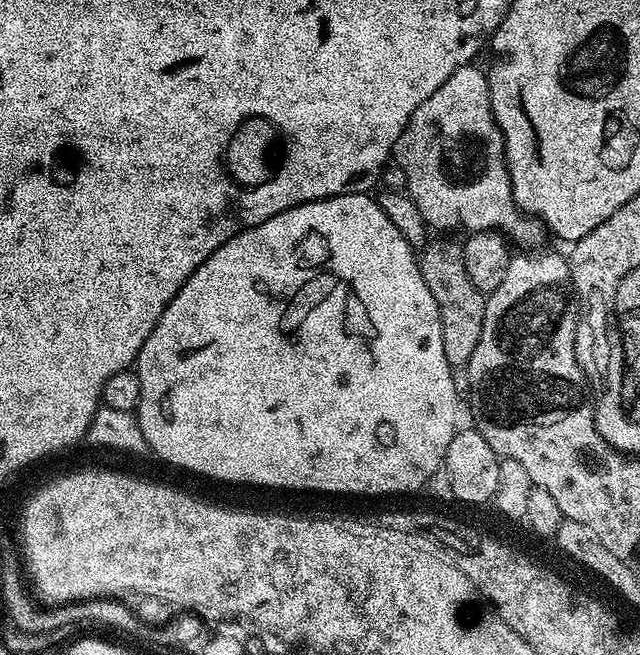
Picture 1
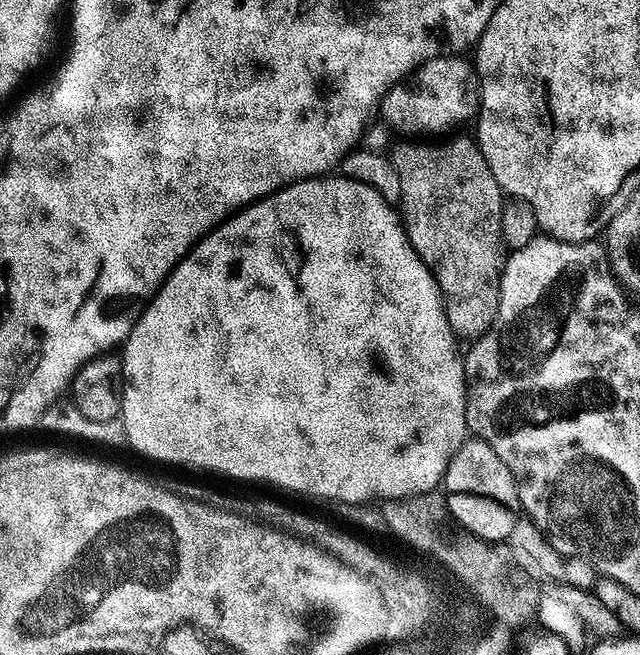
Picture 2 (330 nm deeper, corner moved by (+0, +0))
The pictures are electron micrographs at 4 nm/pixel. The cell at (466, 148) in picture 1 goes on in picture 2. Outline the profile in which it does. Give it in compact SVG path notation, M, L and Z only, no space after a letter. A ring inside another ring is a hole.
M441 54L428 60L416 69L414 75L407 82L394 84L380 103L379 115L396 132L401 132L404 138L430 138L426 136L440 136L443 132L452 132L464 123L475 121L480 111L480 80L471 59L463 60L460 54Z

